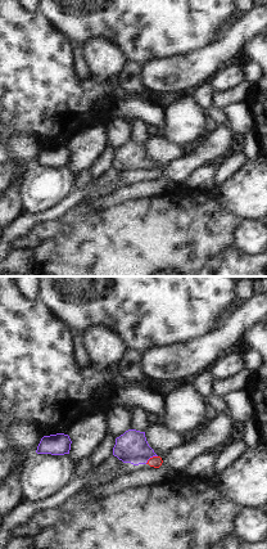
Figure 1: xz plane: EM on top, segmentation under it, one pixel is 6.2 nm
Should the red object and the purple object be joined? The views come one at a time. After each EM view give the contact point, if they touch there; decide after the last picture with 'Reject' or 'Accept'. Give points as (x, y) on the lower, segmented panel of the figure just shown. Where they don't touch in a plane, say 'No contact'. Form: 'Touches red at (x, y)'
Touches red at (150, 458).

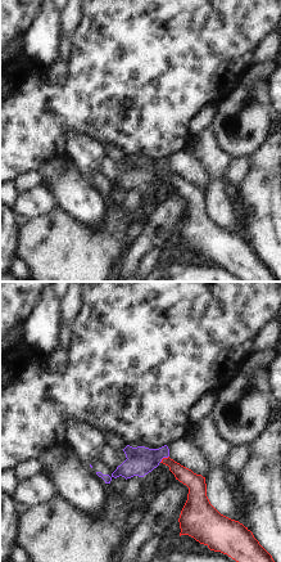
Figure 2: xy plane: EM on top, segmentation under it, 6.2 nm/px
Touches red at (163, 458).

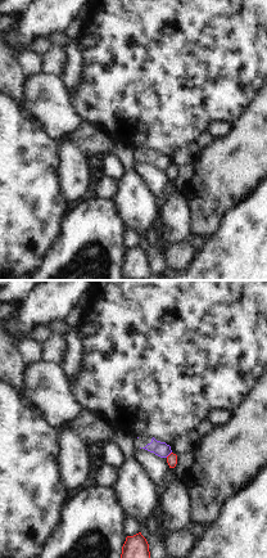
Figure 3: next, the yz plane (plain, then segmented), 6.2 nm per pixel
Touches red at (170, 454).

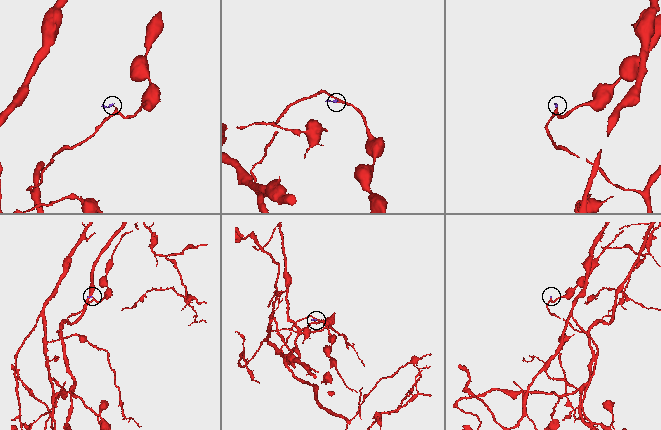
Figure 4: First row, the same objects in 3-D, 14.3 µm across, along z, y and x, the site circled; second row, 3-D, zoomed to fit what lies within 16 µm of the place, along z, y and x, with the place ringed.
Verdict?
Reject.

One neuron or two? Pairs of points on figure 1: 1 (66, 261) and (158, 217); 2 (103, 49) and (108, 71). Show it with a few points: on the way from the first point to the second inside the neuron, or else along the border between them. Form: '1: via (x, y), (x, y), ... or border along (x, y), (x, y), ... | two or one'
1: via (89, 261), (107, 261), (135, 241) | one
2: via (103, 54), (105, 66) | one

